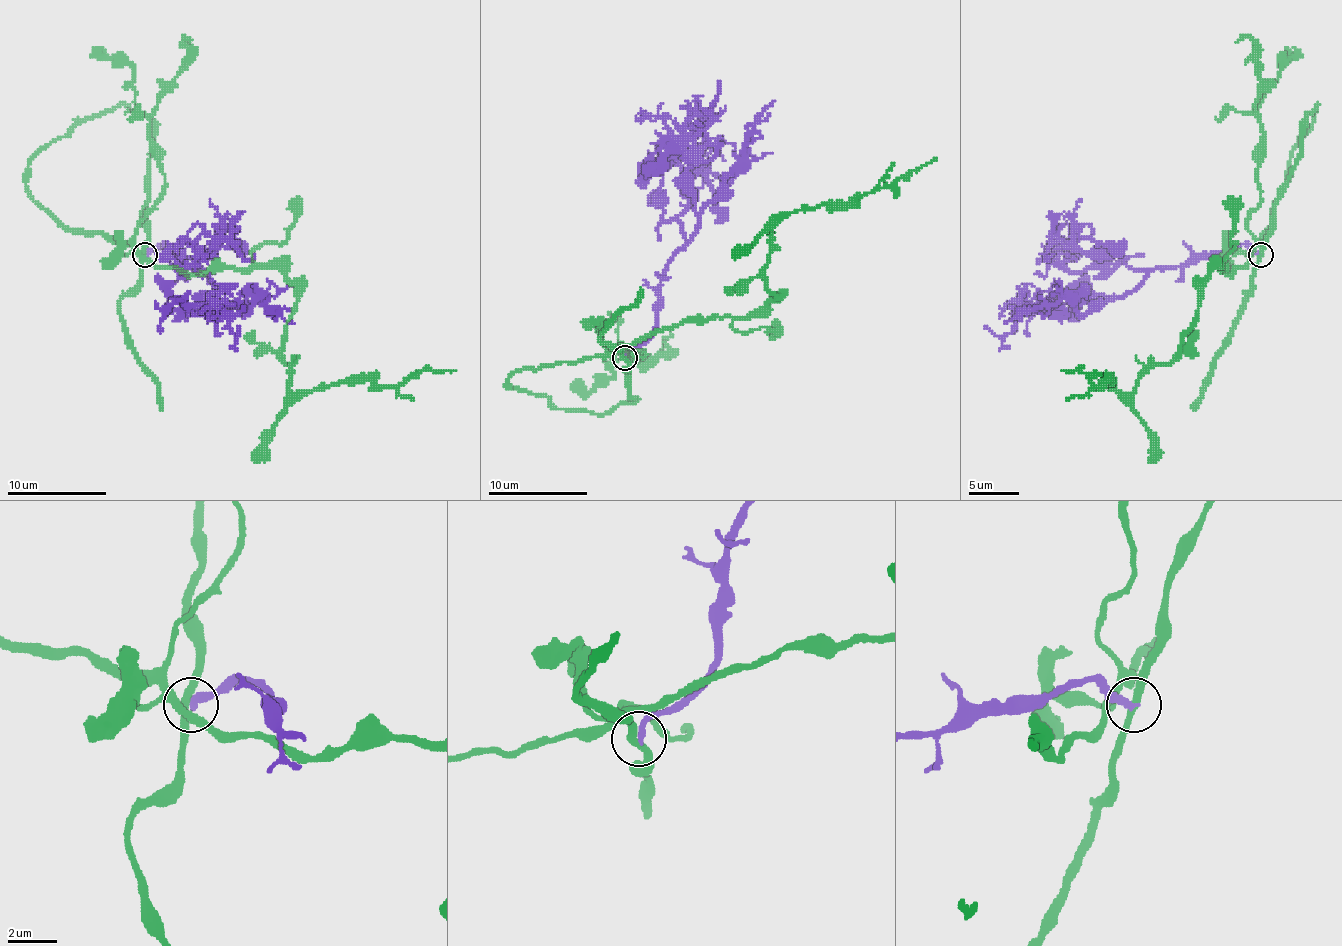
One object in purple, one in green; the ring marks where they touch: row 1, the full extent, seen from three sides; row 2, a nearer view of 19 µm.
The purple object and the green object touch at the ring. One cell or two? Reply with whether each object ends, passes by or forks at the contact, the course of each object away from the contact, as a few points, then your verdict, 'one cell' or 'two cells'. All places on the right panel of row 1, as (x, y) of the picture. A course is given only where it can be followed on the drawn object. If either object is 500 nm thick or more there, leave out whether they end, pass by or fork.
purple ends there; green forks there; purple runs (1260, 253), (1240, 244), (1191, 256), (1156, 266), (1126, 293), (1024, 313), (1002, 336), (984, 326); green runs (1263, 253), (1317, 104), (1268, 229), (1243, 266), (1215, 268), (1200, 288), (1178, 353), (1131, 393), (1061, 370); two cells

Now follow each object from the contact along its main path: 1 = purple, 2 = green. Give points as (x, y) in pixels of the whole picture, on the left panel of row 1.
1: (145, 253), (167, 244), (217, 293), (207, 301), (215, 313), (227, 313), (237, 336), (239, 326)
2: (145, 253), (152, 122), (118, 104), (30, 161), (35, 201), (157, 266), (277, 268), (294, 393), (456, 370)

